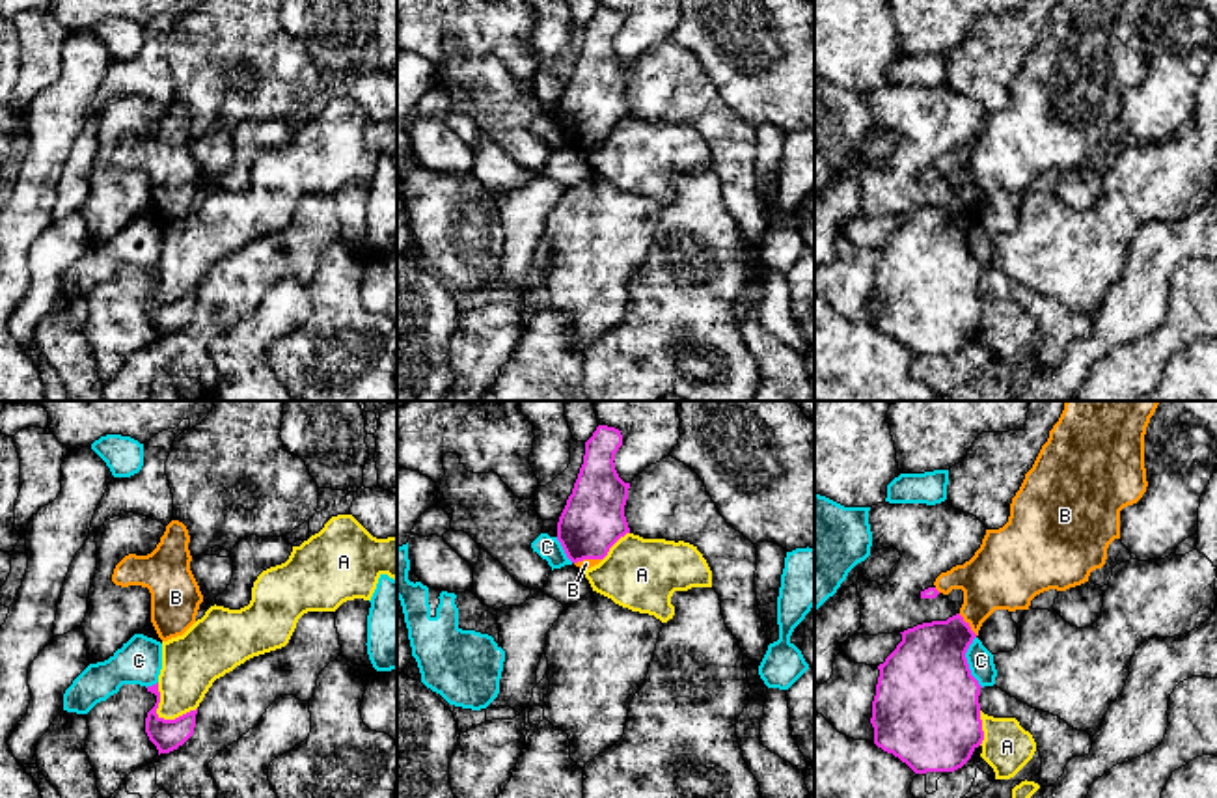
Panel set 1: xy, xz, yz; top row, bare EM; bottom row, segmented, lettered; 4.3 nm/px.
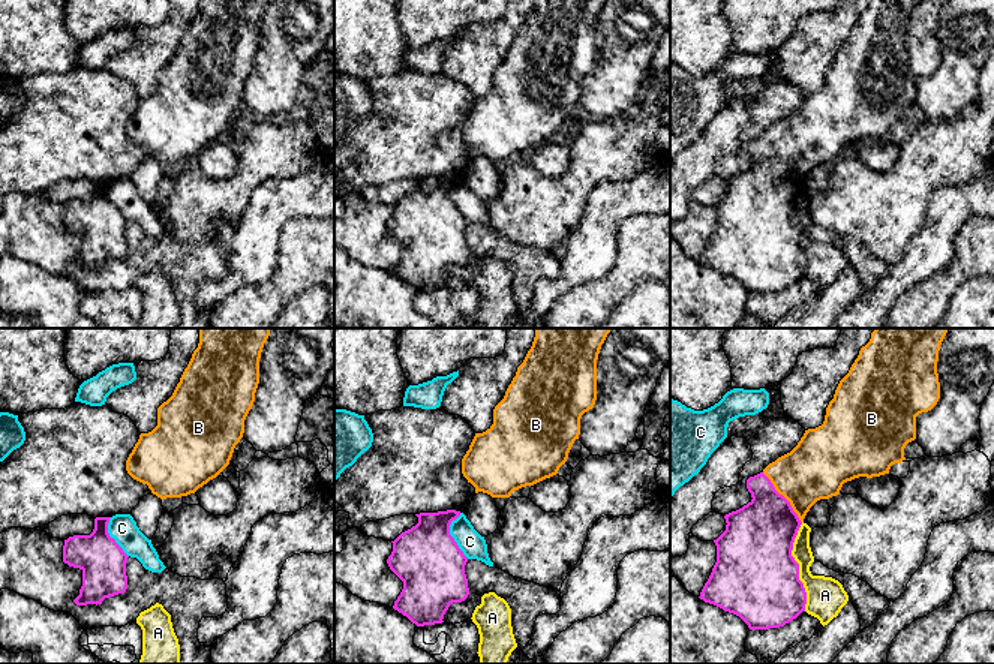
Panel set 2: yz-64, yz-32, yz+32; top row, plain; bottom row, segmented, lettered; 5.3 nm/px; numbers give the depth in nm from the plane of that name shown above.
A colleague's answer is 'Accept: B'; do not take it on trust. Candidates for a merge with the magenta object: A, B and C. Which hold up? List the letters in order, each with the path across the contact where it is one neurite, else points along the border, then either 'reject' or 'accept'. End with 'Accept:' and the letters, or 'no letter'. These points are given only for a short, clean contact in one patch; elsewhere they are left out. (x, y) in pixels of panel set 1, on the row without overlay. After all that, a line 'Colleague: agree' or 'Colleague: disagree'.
A: reject
B: runs through yz (929, 250), (968, 207), (983, 176), (999, 159); accept
C: reject
Accept: B
Colleague: agree

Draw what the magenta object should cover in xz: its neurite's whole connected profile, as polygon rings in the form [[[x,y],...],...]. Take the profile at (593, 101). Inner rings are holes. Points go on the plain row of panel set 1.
[[[596,9],[585,24],[583,47],[557,104],[557,123],[583,153],[598,147],[630,116],[624,99],[630,65],[619,60],[613,45],[621,28],[619,11]]]

